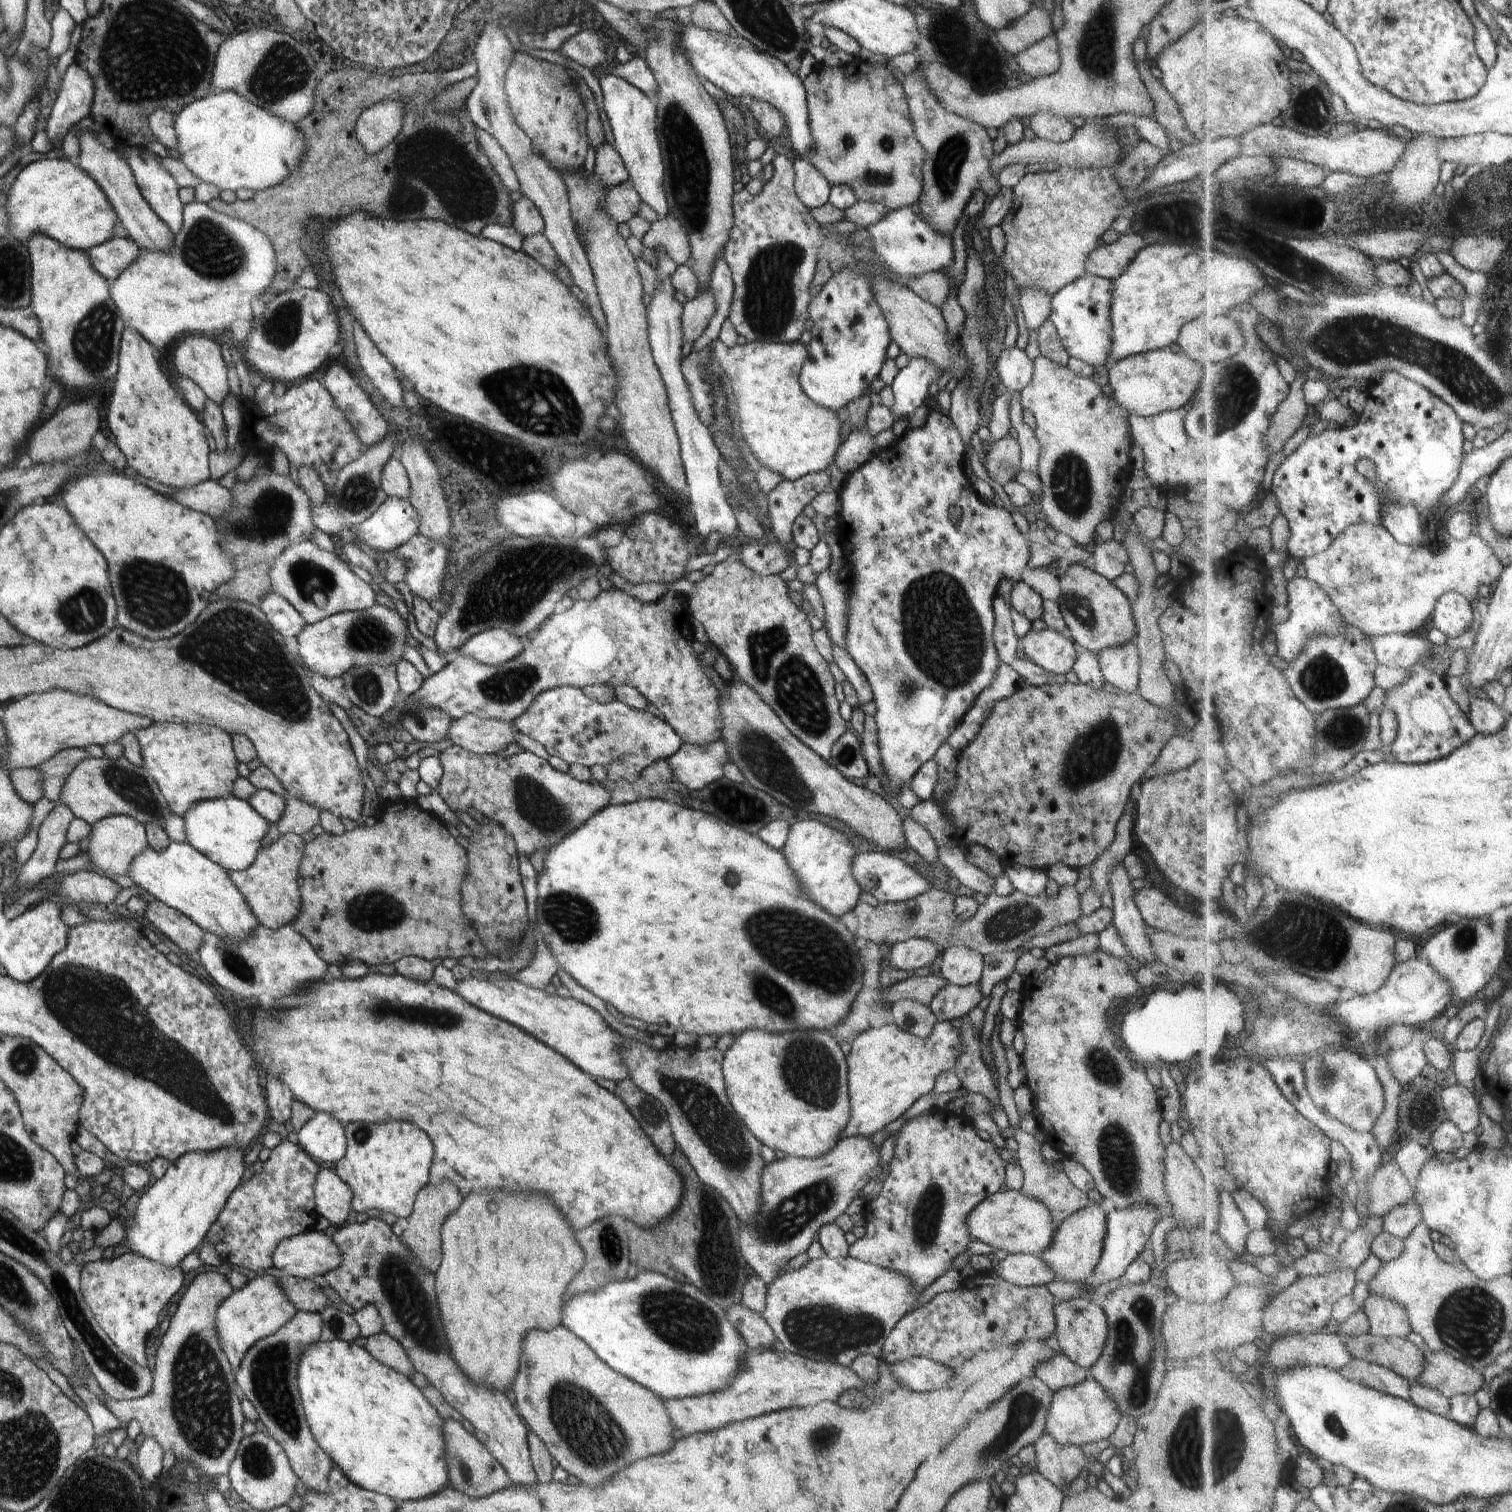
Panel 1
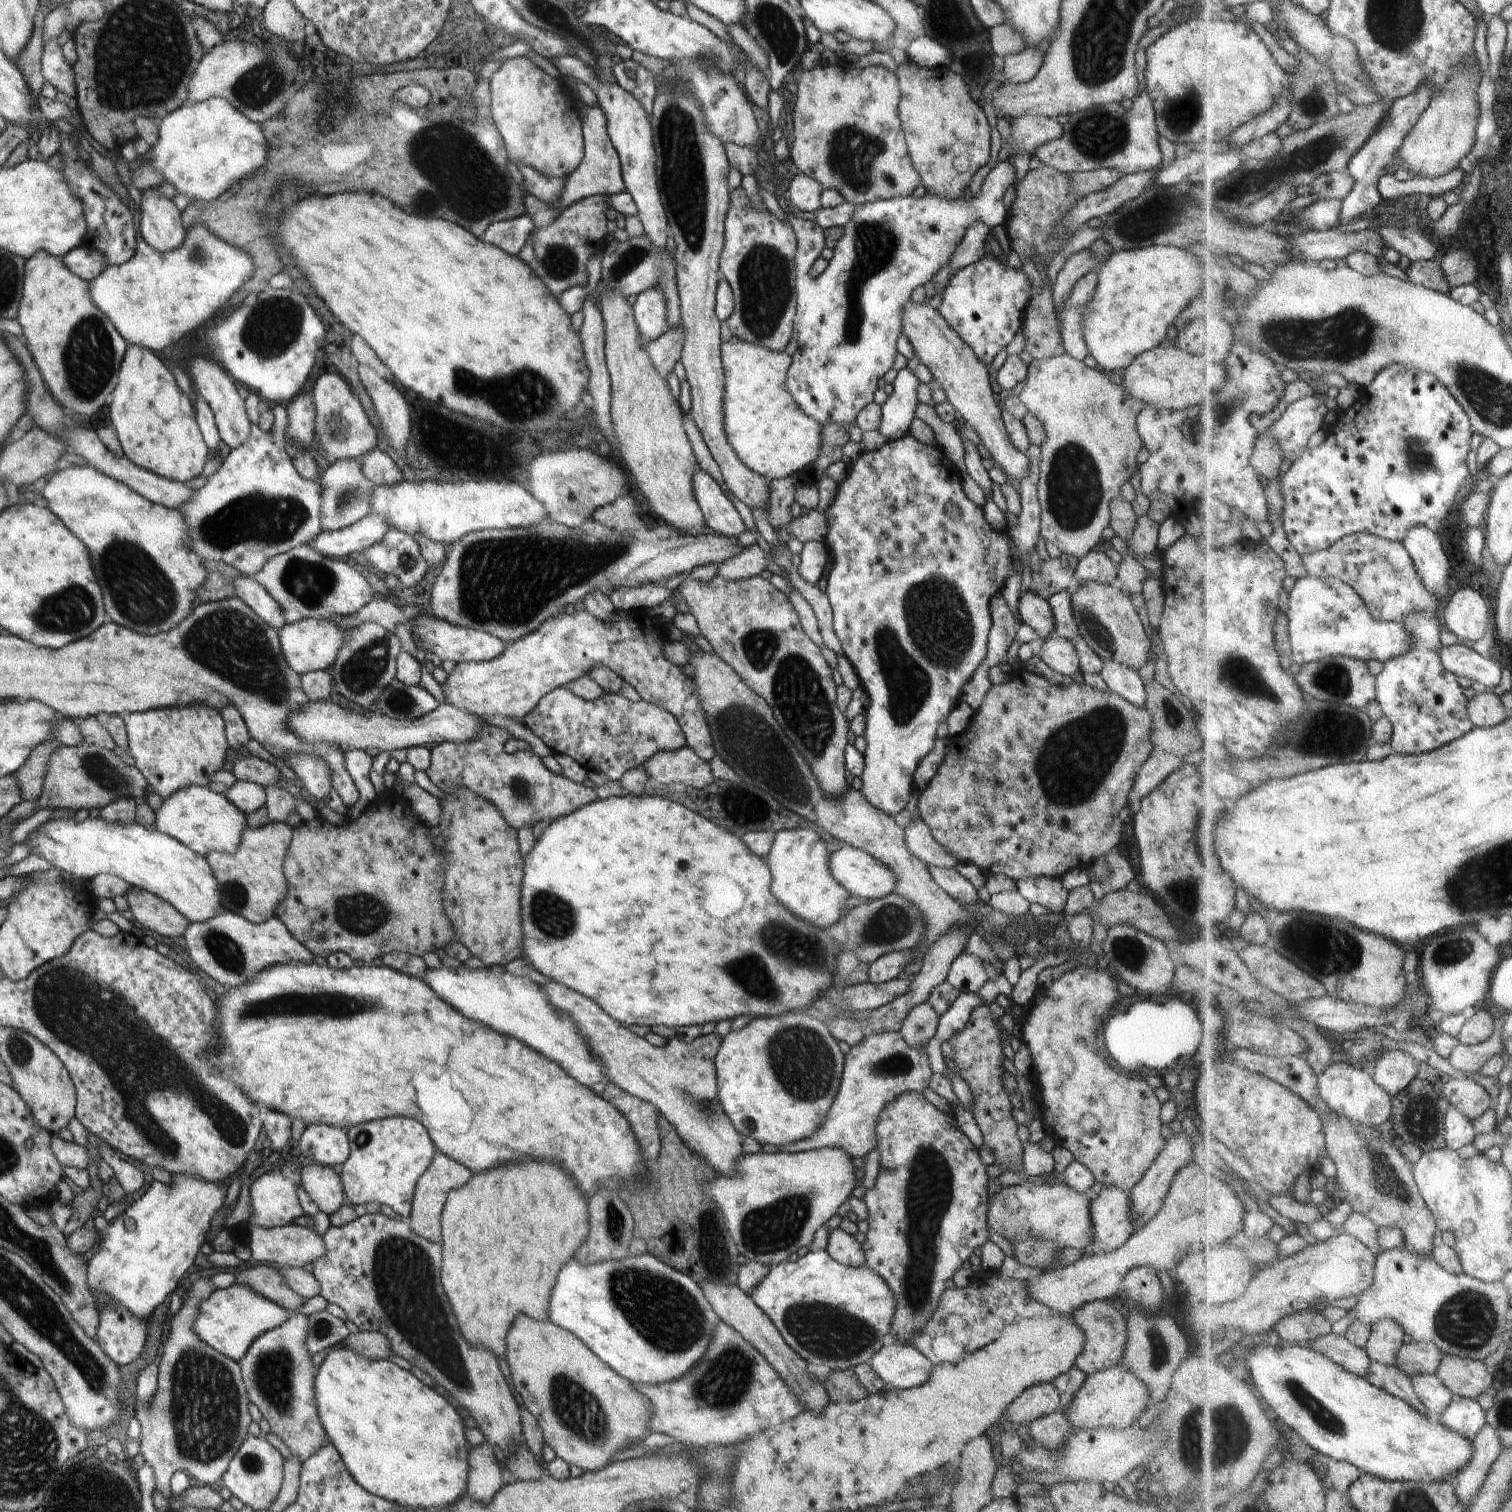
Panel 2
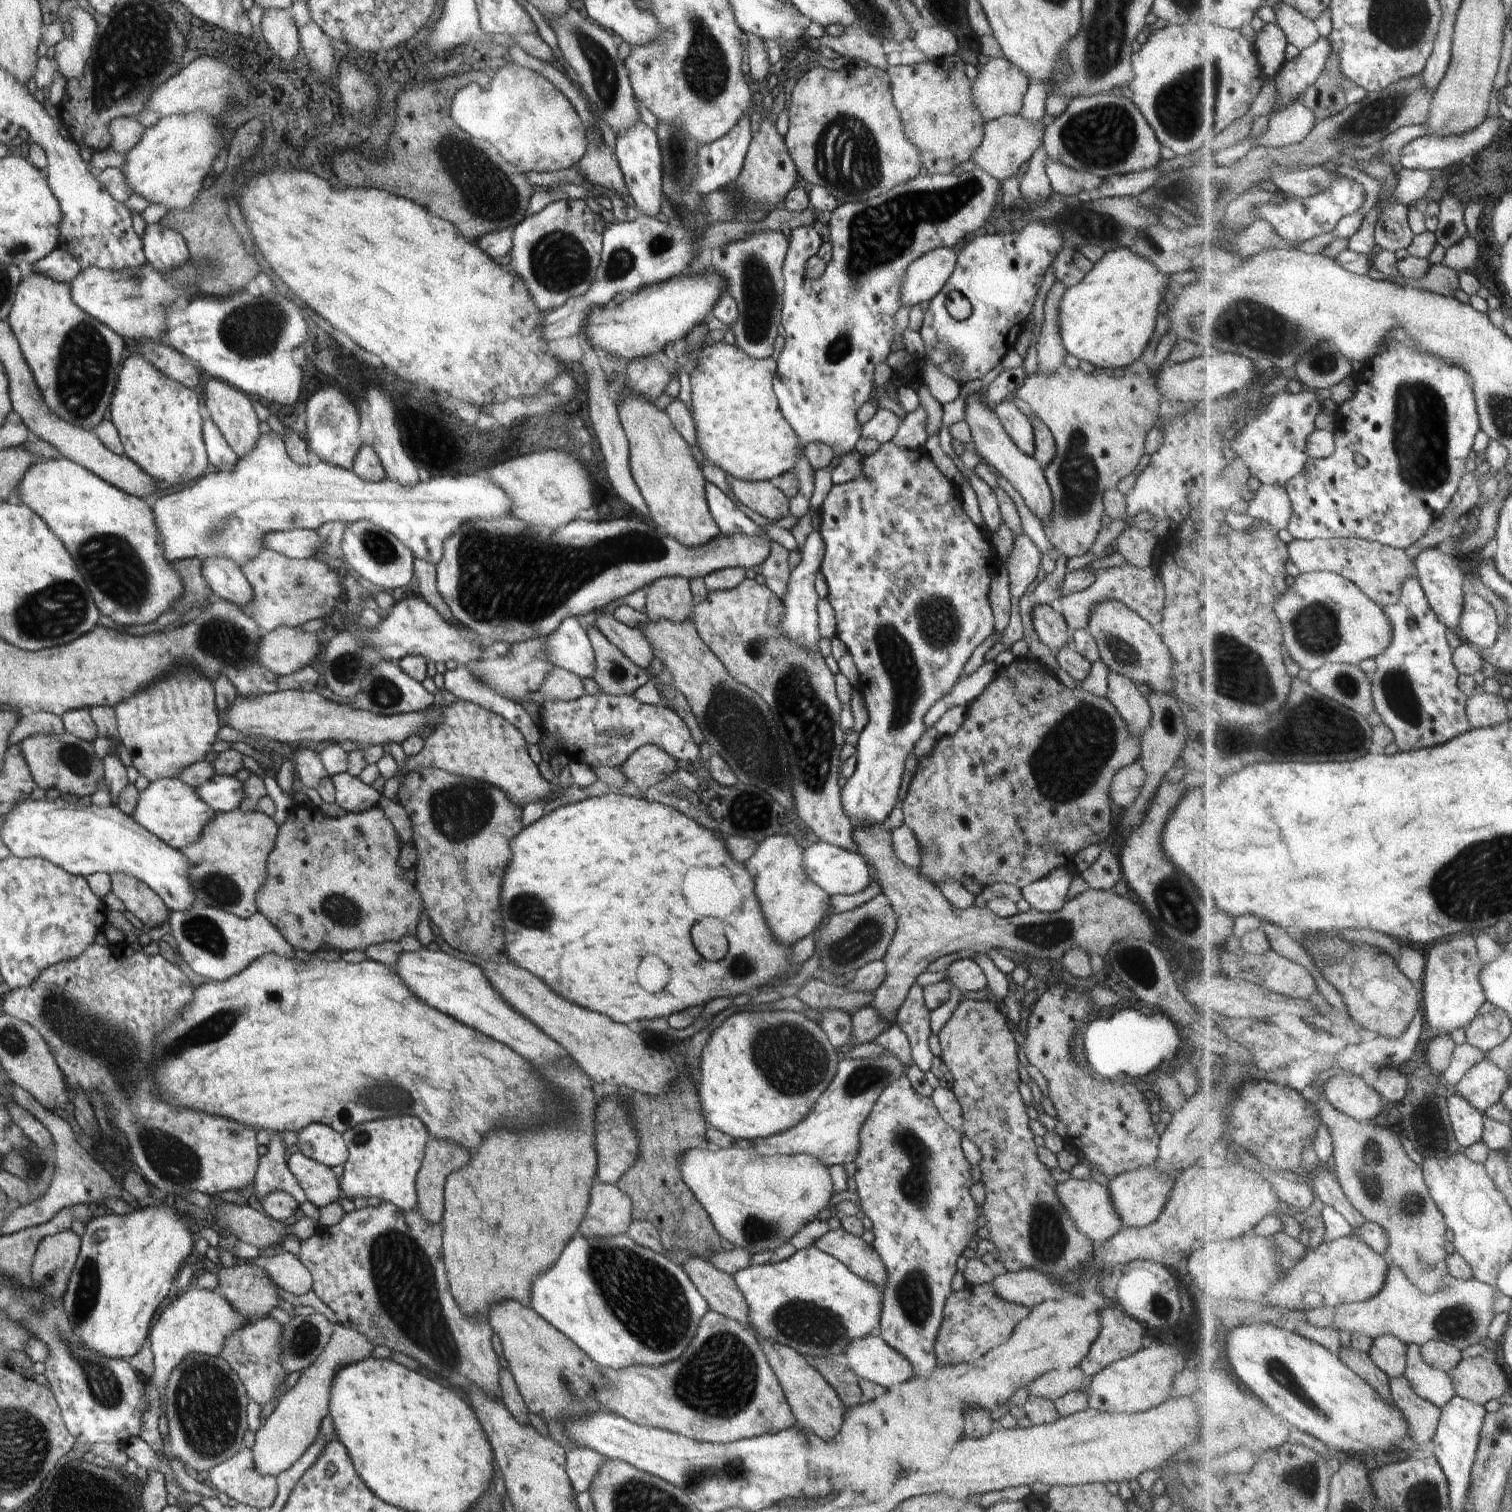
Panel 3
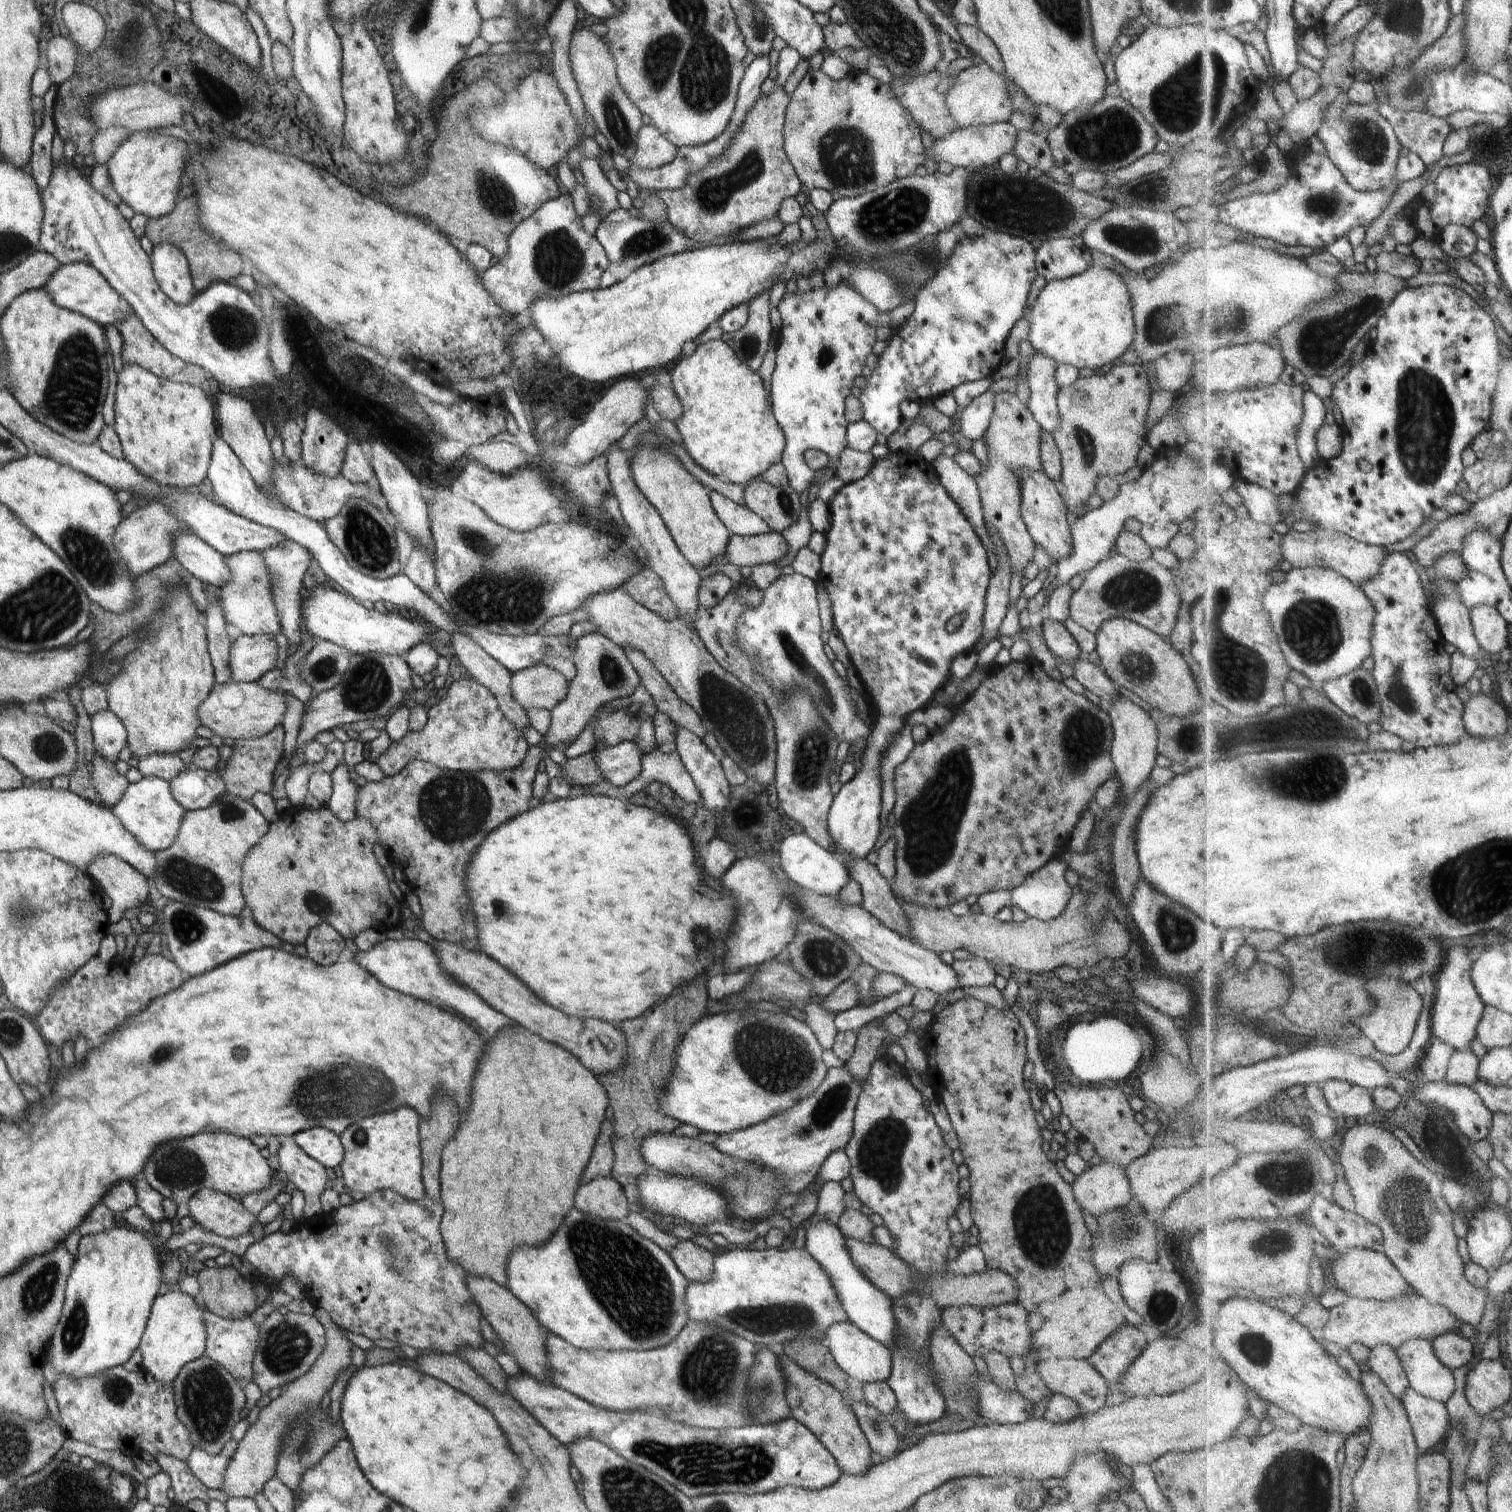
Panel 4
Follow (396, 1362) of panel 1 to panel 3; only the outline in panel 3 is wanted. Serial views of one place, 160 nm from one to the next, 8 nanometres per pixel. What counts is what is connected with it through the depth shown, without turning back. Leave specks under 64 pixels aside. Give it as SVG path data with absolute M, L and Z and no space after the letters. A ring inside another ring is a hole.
M335 1324L324 1352L306 1368L294 1387L289 1388L276 1404L266 1424L256 1431L253 1461L261 1475L277 1477L287 1471L308 1450L319 1434L320 1423L328 1414L329 1394L335 1372L342 1366L365 1361L372 1356L373 1344L361 1333Z

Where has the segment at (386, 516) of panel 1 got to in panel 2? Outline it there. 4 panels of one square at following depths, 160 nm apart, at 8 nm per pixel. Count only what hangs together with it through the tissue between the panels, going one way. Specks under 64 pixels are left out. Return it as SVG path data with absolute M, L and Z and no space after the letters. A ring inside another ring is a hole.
M370 513L345 529L320 528L320 532L306 545L326 558L340 559L379 543L390 529L394 528L387 523L386 517Z

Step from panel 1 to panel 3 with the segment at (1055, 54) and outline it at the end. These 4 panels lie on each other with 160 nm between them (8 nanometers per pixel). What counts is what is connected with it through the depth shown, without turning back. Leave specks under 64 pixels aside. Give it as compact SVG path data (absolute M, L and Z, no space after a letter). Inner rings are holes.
M994 57L979 72L978 79L971 83L973 101L984 121L994 120L1004 115L1020 114L1022 101L1028 90L1028 78L1017 66L1006 57Z

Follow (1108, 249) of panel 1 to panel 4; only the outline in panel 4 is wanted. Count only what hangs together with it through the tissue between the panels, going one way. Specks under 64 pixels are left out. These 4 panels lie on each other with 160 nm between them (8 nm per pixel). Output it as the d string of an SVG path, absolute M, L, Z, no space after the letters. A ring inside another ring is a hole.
M1034 351L1029 360L1026 378L1031 392L1027 407L1035 421L1050 434L1059 427L1057 407L1059 388L1055 379L1057 366L1058 364L1053 361L1053 358L1045 357L1042 353Z

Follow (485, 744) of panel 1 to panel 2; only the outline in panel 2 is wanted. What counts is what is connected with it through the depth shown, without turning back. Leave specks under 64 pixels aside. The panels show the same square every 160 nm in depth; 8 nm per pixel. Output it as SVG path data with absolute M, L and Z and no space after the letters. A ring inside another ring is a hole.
M308 701L300 711L289 716L288 726L297 734L303 741L309 743L329 742L333 745L338 745L341 748L341 754L352 749L378 748L382 751L404 750L412 747L421 747L424 744L440 744L445 742L451 743L467 743L472 739L476 739L479 732L483 729L486 721L482 720L478 715L466 712L465 710L456 708L448 703L440 703L438 708L430 714L425 714L419 719L411 721L399 721L382 714L374 714L371 711L365 710L364 713L355 713L354 711L346 710L344 707L330 701Z

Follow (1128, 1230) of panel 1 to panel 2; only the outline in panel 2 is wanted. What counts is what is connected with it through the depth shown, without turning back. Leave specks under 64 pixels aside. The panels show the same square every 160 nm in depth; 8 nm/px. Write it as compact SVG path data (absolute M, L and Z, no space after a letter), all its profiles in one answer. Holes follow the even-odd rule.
M1175 1131L1173 1137L1165 1141L1165 1145L1144 1176L1133 1186L1127 1194L1131 1196L1129 1220L1136 1232L1140 1232L1160 1212L1164 1204L1164 1197L1174 1180L1175 1174L1188 1163L1193 1161L1192 1145L1184 1132Z

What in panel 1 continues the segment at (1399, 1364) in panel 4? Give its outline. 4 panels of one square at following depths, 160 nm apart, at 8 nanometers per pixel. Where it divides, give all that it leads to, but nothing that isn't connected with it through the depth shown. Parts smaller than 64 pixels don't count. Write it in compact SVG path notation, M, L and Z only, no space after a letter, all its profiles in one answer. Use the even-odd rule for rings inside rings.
M1371 1292L1364 1311L1370 1317L1371 1332L1375 1335L1392 1338L1412 1334L1409 1310L1393 1298Z

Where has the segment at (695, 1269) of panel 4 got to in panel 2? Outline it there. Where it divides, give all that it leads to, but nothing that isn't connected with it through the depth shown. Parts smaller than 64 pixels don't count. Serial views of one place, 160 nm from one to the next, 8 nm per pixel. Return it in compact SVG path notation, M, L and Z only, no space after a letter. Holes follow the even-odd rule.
M700 1281L698 1284L700 1284L708 1302L712 1305L714 1312L719 1316L719 1320L731 1326L746 1342L749 1342L758 1350L768 1361L768 1364L772 1365L772 1368L785 1380L789 1389L798 1397L801 1405L804 1405L805 1410L812 1411L814 1414L823 1411L830 1402L822 1381L808 1372L806 1361L784 1342L784 1339L776 1330L776 1326L772 1324L764 1311L758 1308L756 1303L738 1286L714 1284L708 1281Z

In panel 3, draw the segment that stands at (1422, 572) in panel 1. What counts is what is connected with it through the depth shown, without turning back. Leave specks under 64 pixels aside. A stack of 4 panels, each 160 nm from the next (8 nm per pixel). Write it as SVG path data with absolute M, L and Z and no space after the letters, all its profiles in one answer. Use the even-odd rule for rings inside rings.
M1358 537L1316 540L1296 538L1289 544L1289 550L1291 560L1301 573L1332 571L1343 575L1356 582L1356 585L1360 586L1360 589L1364 590L1382 608L1388 608L1396 600L1400 600L1404 582L1407 582L1408 578L1412 578L1412 576L1418 577L1419 572L1416 561L1408 556L1406 550Z

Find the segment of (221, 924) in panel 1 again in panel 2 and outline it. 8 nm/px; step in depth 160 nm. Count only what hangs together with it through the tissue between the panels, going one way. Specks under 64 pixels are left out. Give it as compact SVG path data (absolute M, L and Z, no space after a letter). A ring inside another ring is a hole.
M88 817L84 822L75 822L74 818L69 820L55 820L55 821L48 821L42 826L40 826L38 832L31 832L26 839L29 839L27 847L30 849L30 853L37 854L42 858L46 858L48 862L51 862L55 867L64 873L70 873L75 877L80 877L83 879L91 879L94 878L96 875L100 873L108 873L109 875L116 875L120 878L123 878L128 882L128 884L133 885L134 887L138 887L139 889L147 890L156 896L159 896L162 900L171 904L181 915L184 915L191 923L203 923L211 918L214 918L219 911L225 910L222 904L222 895L219 891L219 886L217 883L217 878L215 874L212 872L211 866L208 864L208 861L202 856L199 855L197 852L194 852L191 848L184 846L181 842L178 842L175 838L172 838L170 835L166 833L156 831L149 831L146 827L143 827L141 824L134 822L132 824L126 823L109 823L106 822L104 819L100 817L97 818L90 818Z

